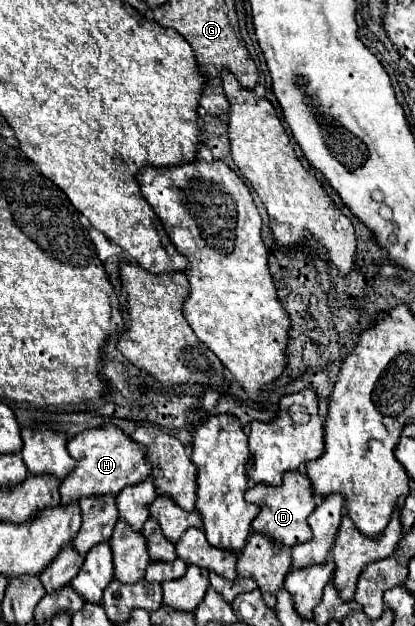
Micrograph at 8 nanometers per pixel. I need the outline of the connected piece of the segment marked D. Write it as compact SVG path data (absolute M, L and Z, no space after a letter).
M287 472L283 476L283 484L281 486L267 486L267 484L251 484L251 488L245 494L247 502L253 502L261 508L261 512L257 514L257 518L253 520L253 530L259 534L265 534L273 540L275 548L281 546L295 546L301 542L307 542L313 538L313 532L307 524L307 516L317 508L313 492L311 492L311 484L309 478L301 472Z

